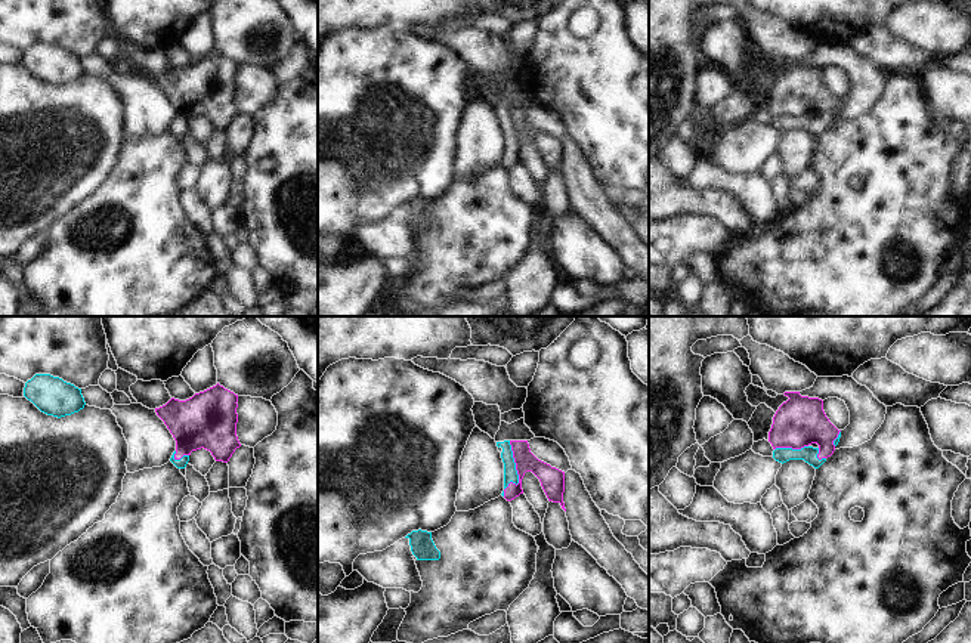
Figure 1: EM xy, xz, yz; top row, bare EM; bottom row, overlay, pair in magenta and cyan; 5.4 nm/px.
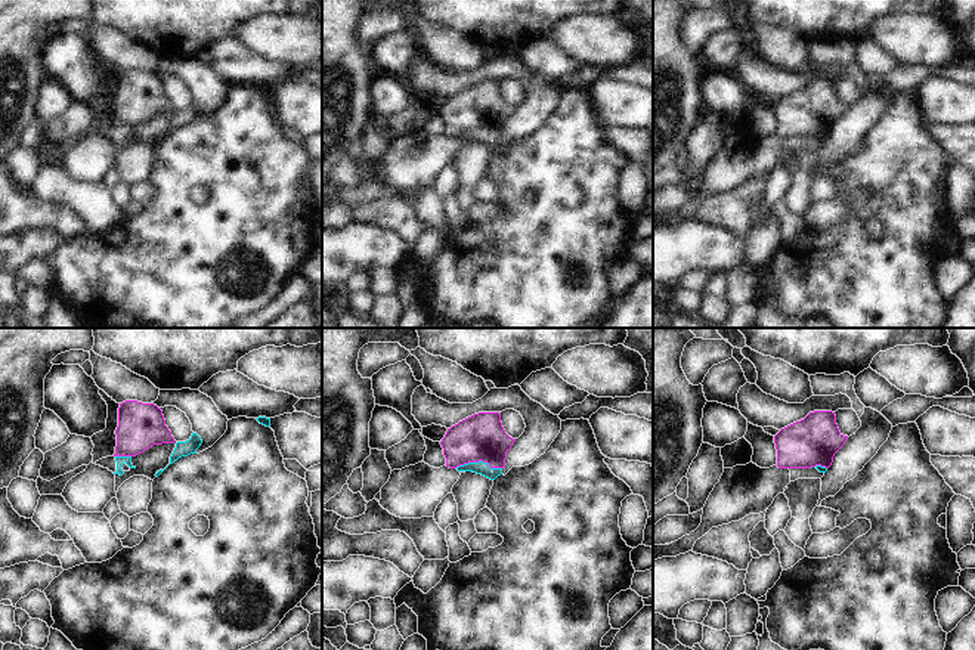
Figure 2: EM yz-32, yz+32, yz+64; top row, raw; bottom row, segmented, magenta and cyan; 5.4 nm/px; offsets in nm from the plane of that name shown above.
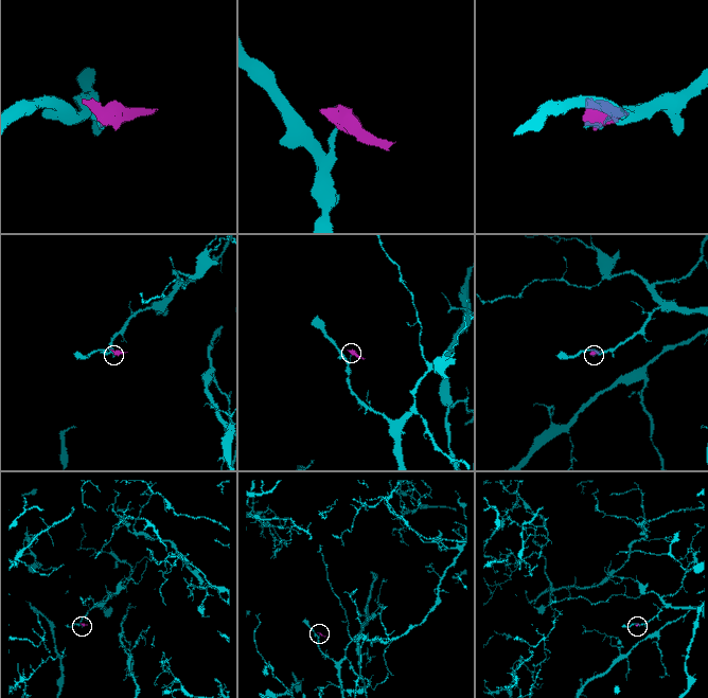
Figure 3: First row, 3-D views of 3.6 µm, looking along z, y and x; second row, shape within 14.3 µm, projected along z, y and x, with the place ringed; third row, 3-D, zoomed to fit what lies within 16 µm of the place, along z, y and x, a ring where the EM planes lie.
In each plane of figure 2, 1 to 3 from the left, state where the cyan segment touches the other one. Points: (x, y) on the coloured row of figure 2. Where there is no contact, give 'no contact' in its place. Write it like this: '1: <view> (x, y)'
1: yz-32 (123, 455)
2: yz+32 (479, 460)
3: yz+64 (820, 464)

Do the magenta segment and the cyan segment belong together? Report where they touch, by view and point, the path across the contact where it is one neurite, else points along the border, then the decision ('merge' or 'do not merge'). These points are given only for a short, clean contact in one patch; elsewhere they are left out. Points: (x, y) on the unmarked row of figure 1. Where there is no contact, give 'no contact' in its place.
xz (518, 141) | along xz (509, 110), (518, 151), (510, 151), (503, 164) | do not merge

